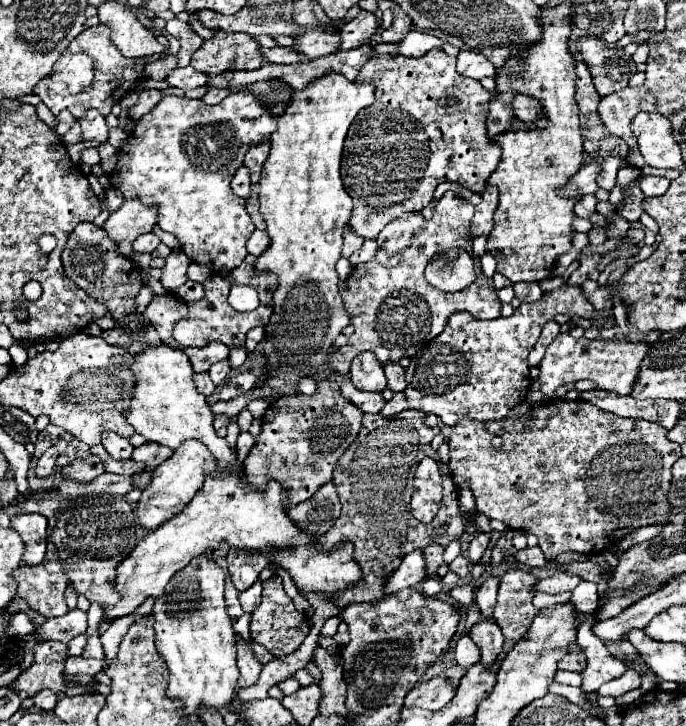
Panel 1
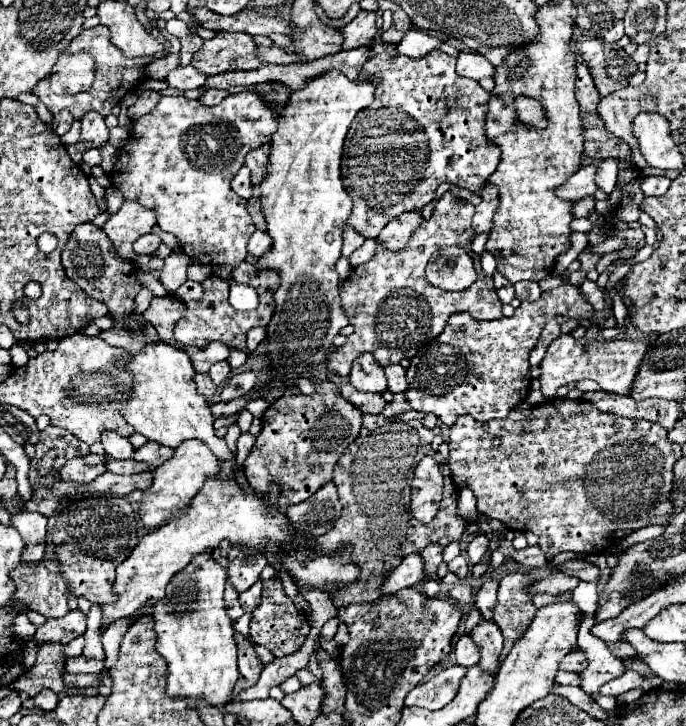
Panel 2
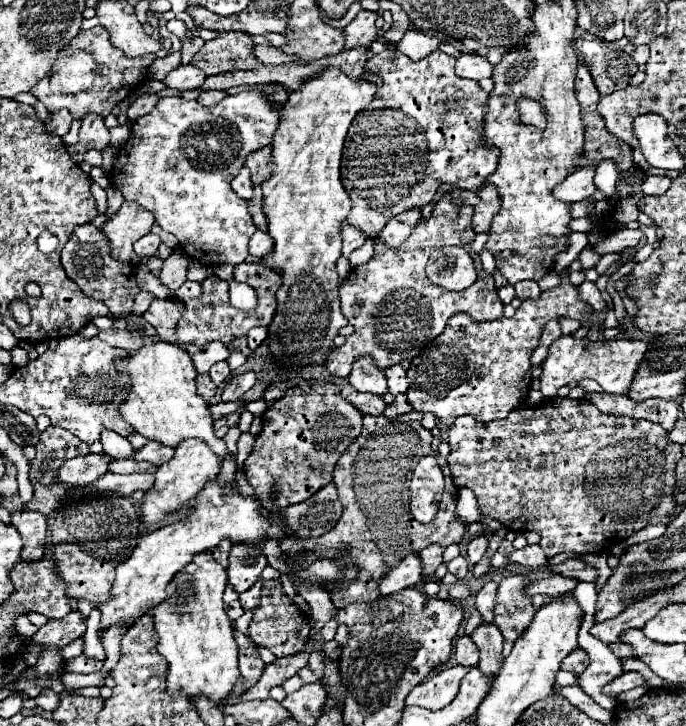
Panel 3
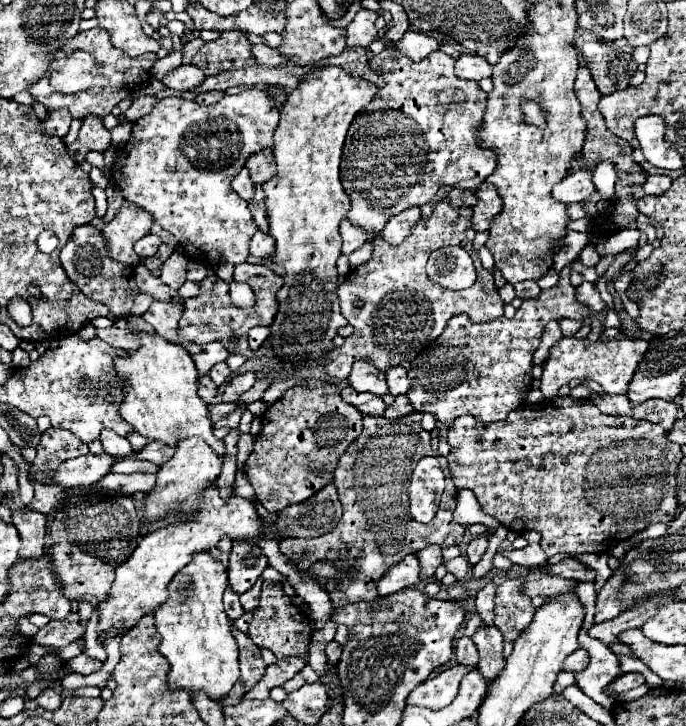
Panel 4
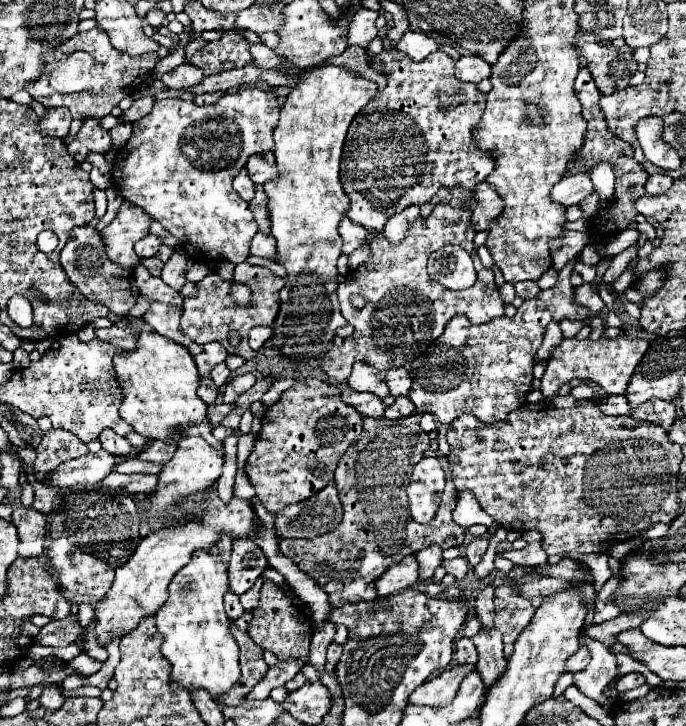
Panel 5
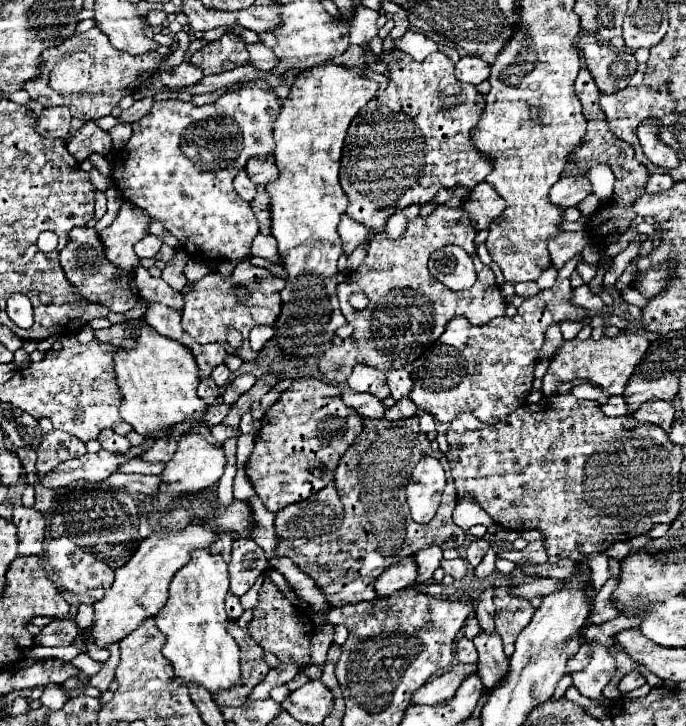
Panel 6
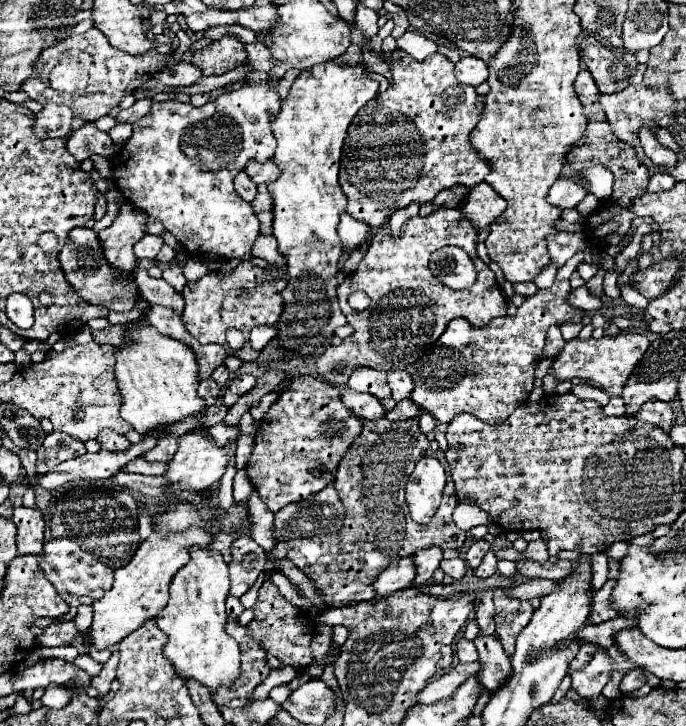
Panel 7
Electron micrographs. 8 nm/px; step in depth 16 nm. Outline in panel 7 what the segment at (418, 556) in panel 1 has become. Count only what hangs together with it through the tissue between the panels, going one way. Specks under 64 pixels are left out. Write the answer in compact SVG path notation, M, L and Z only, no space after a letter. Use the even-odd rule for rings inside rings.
M402 558L398 564L390 564L374 582L374 590L378 596L390 596L396 590L404 590L414 584L416 564L412 558Z

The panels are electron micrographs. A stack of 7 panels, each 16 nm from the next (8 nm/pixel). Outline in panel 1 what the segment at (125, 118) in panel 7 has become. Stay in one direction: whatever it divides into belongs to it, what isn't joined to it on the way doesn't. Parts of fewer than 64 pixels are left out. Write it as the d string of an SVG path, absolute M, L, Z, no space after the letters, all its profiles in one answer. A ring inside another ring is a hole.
M144 88L140 94L138 94L138 102L136 102L136 106L130 110L130 118L134 118L134 120L138 120L140 116L144 116L146 112L150 112L156 104L158 104L158 100L162 100L162 90L156 90L156 88Z

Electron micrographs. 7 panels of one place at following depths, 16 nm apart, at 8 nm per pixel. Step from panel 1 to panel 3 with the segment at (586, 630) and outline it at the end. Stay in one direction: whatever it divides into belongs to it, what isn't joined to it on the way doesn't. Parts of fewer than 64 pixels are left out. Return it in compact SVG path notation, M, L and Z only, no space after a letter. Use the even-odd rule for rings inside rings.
M584 612L584 620L578 632L579 647L588 653L588 668L578 676L580 678L580 688L592 696L592 699L606 710L613 710L617 701L615 698L607 698L601 692L602 686L606 684L606 680L614 680L620 674L624 674L622 670L622 662L620 658L616 658L608 646L600 640L596 640L590 634L590 628L594 626L594 612Z

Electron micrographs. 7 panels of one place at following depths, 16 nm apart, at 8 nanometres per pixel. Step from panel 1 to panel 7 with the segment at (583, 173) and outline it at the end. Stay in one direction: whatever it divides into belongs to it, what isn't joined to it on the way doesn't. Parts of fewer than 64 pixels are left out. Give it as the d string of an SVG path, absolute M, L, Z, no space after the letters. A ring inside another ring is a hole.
M562 176L548 192L548 202L558 206L558 208L574 208L578 202L584 200L584 196L588 194L588 184L580 178L574 180L574 178L566 178Z

